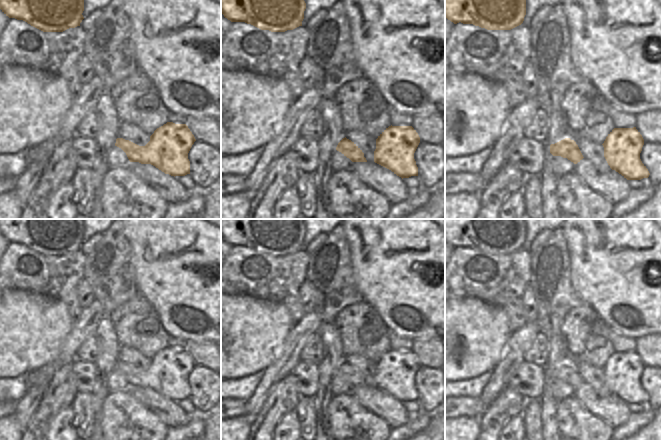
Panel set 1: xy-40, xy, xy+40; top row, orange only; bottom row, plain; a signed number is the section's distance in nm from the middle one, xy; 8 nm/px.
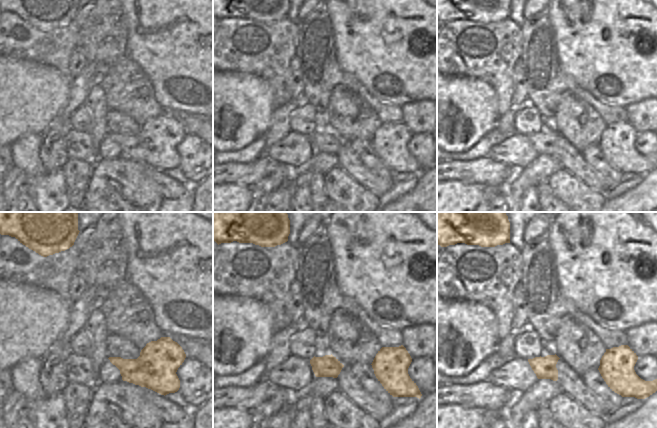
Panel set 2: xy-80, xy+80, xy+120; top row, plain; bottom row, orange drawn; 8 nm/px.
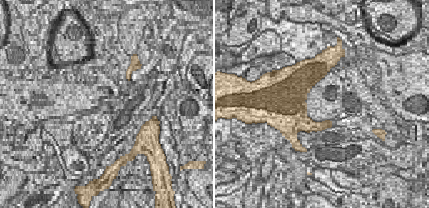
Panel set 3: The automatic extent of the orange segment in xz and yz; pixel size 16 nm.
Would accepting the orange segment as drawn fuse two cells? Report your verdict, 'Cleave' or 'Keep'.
Keep

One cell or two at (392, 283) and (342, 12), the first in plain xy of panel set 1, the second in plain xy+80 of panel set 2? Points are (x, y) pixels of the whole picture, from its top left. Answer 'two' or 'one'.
one

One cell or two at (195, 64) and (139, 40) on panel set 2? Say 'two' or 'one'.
one

